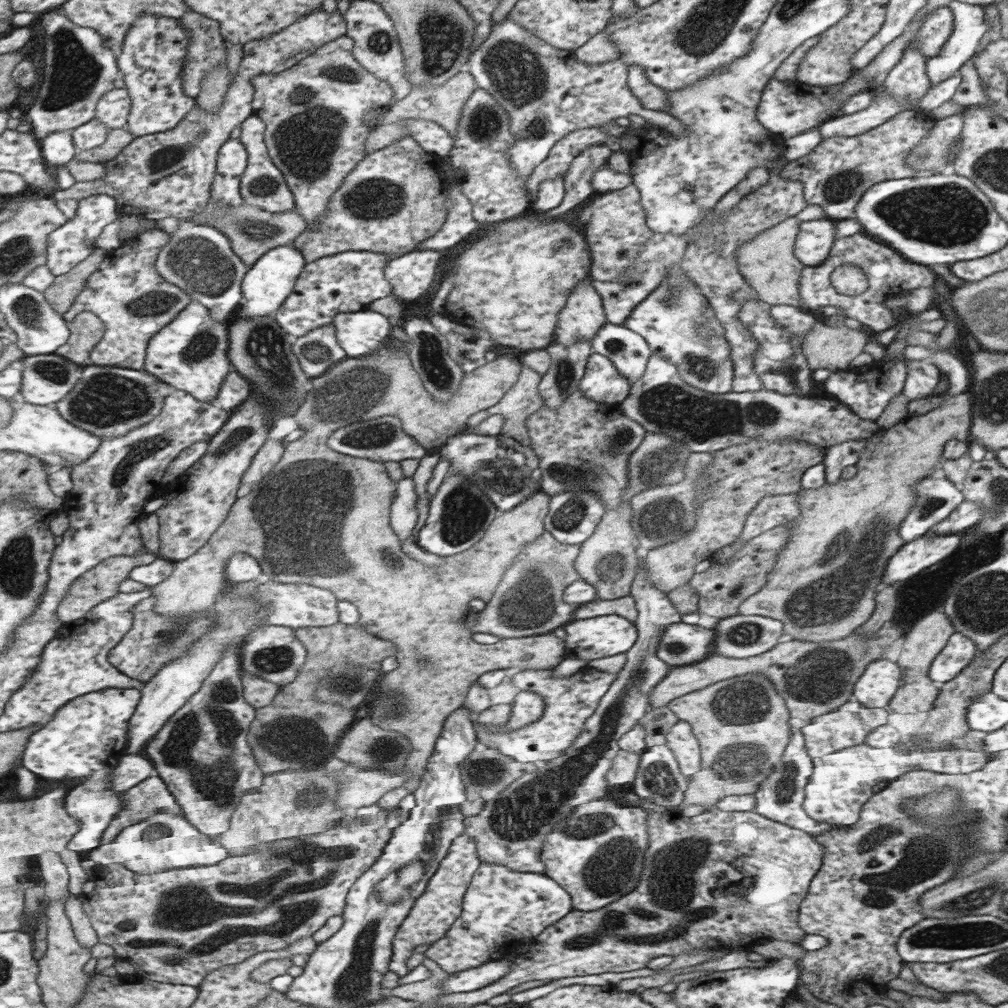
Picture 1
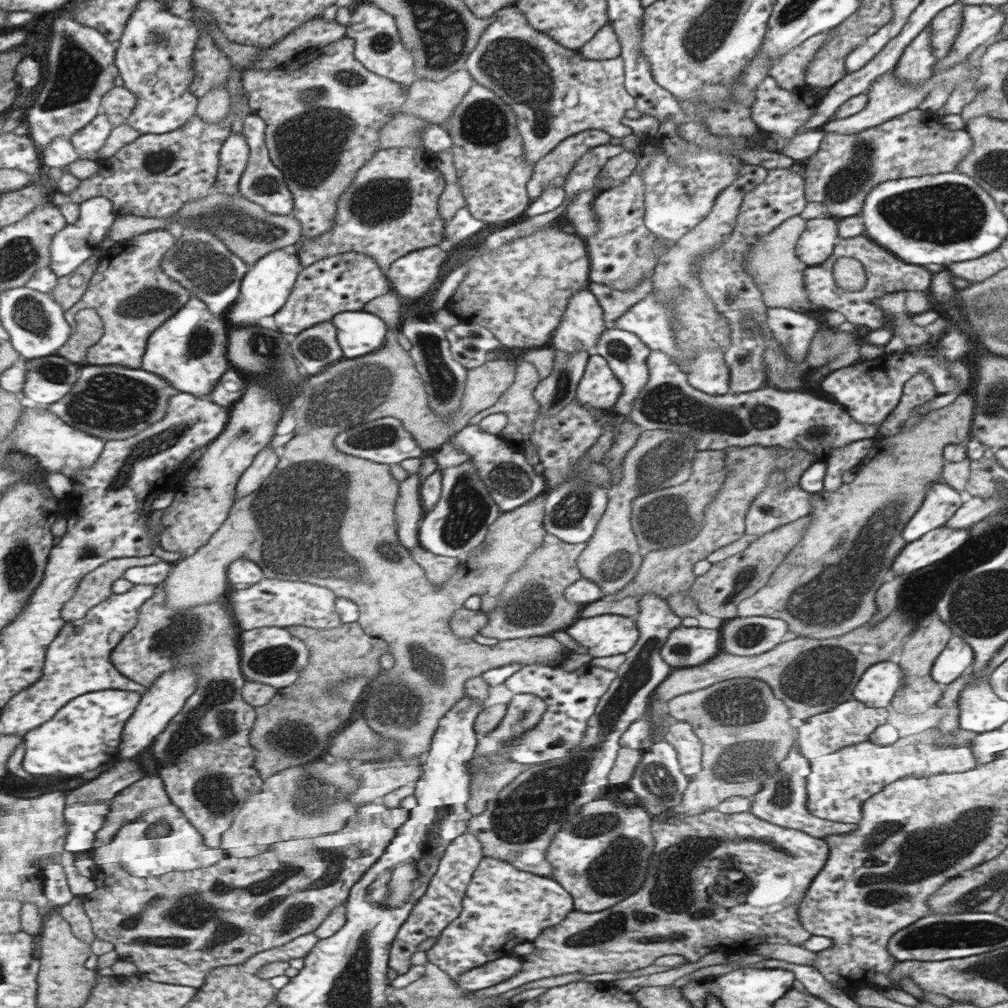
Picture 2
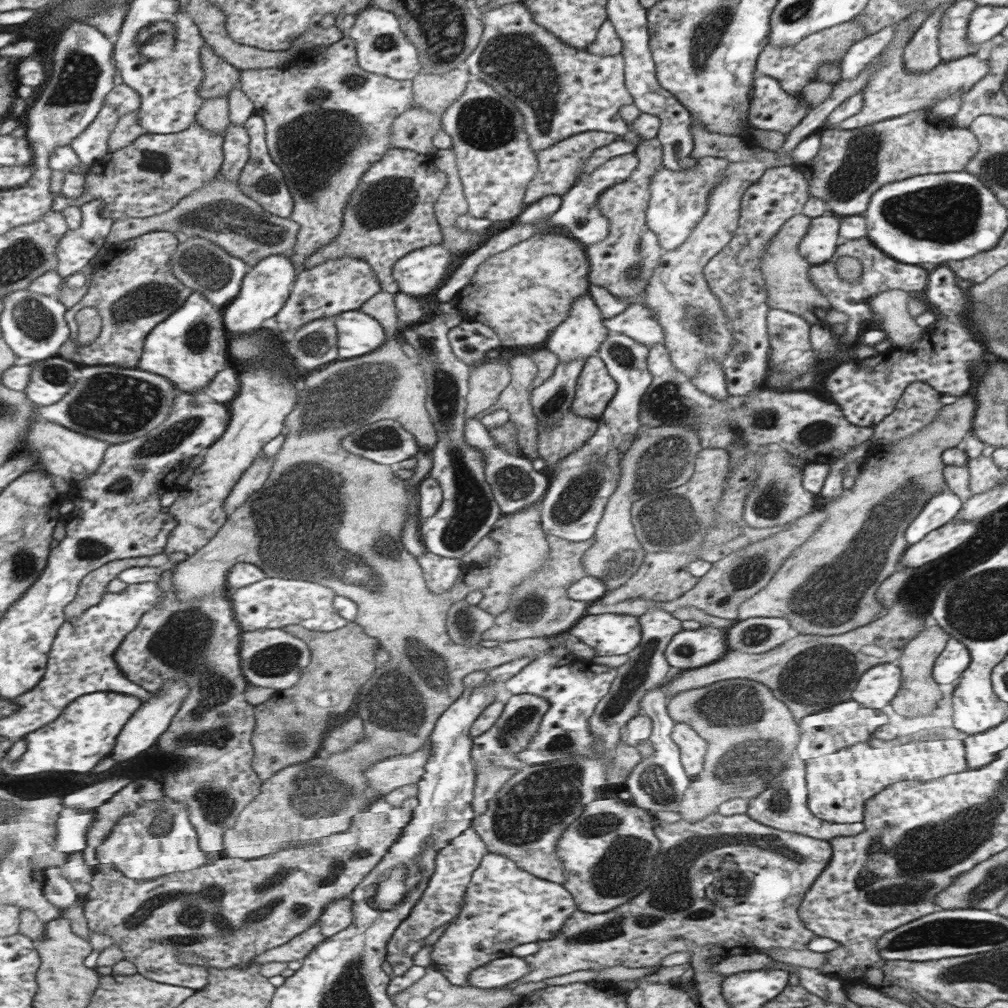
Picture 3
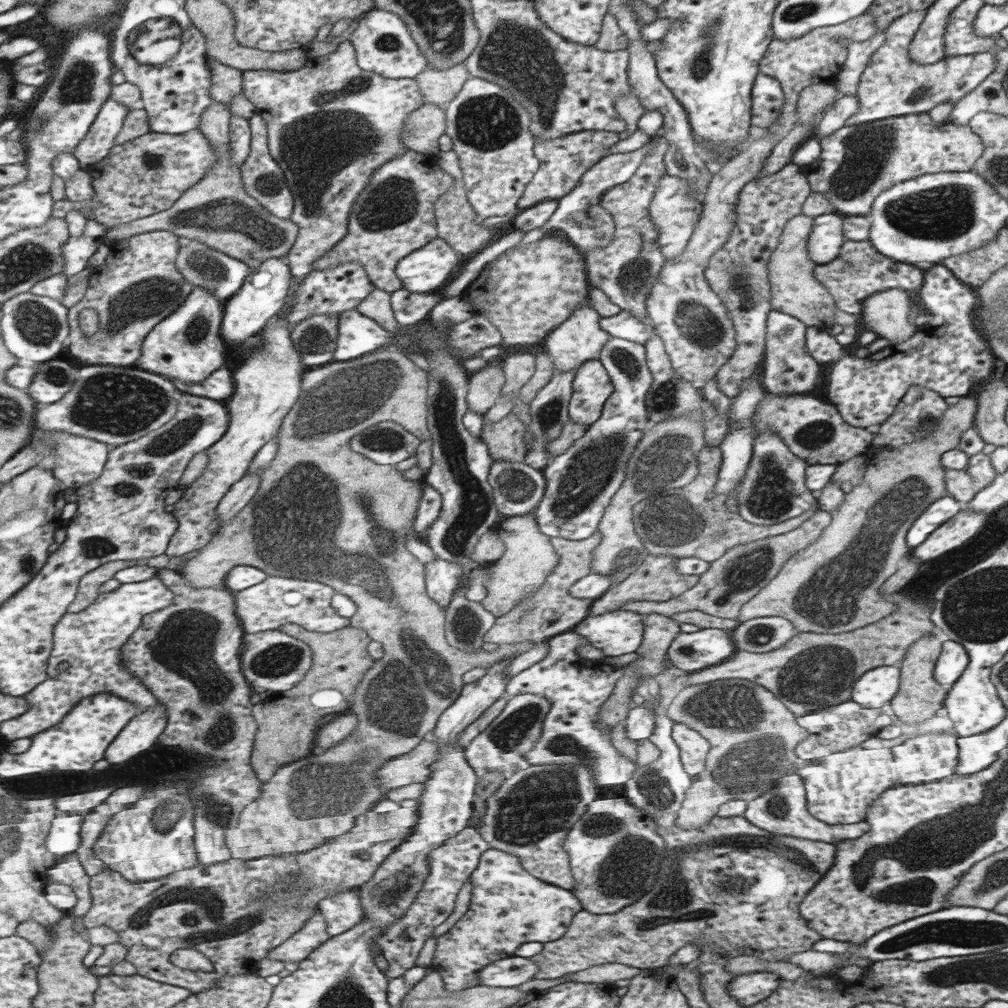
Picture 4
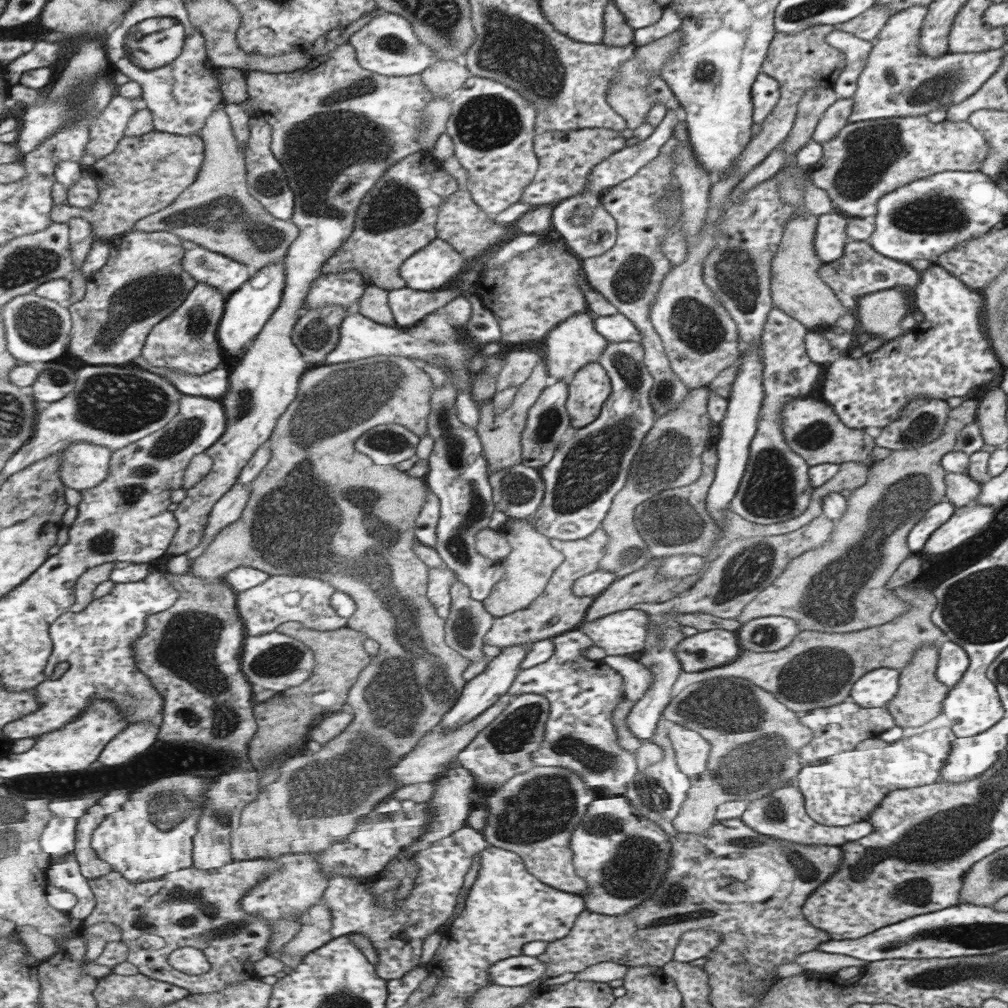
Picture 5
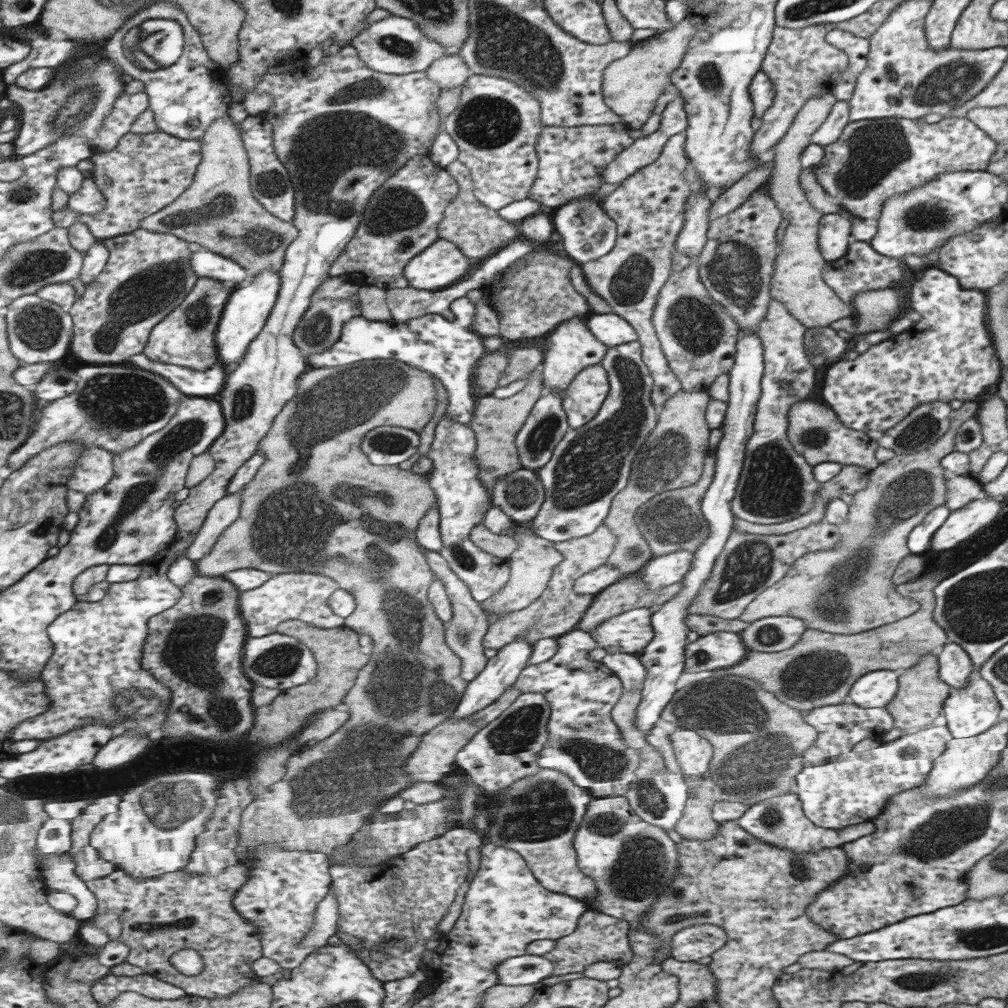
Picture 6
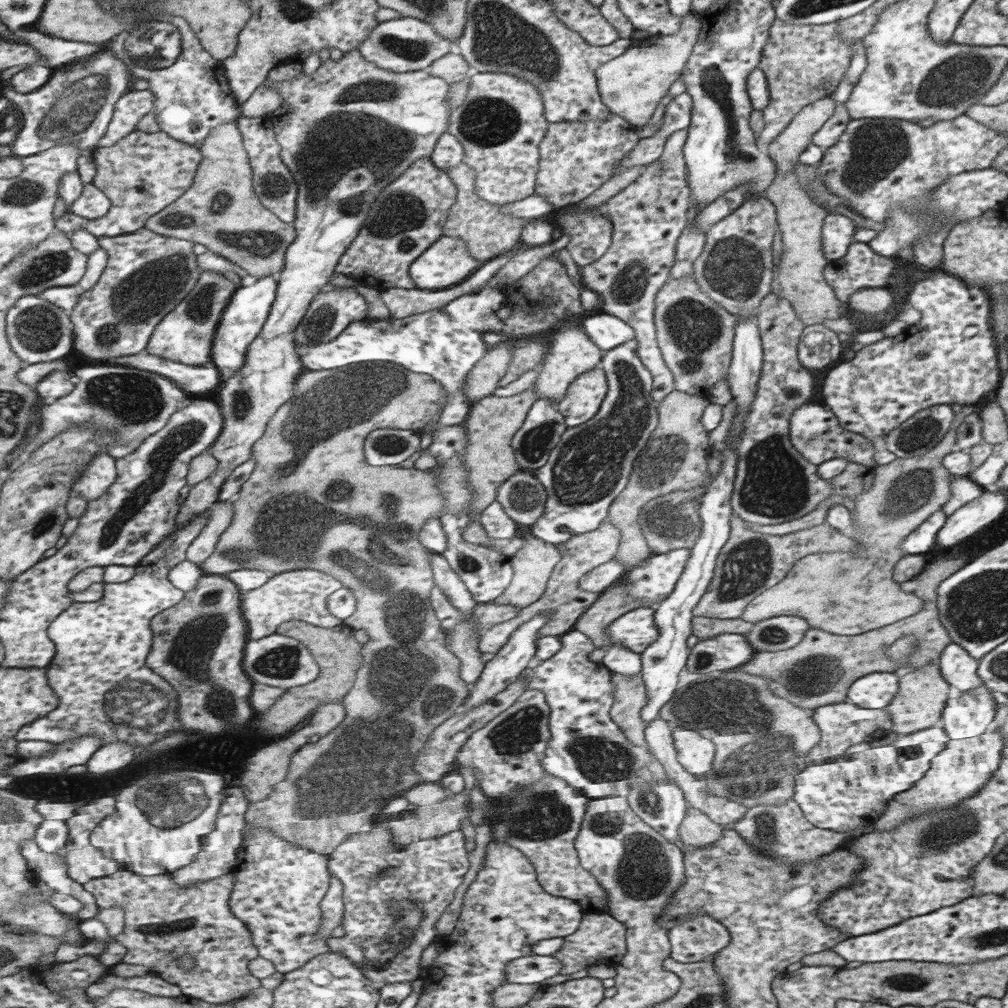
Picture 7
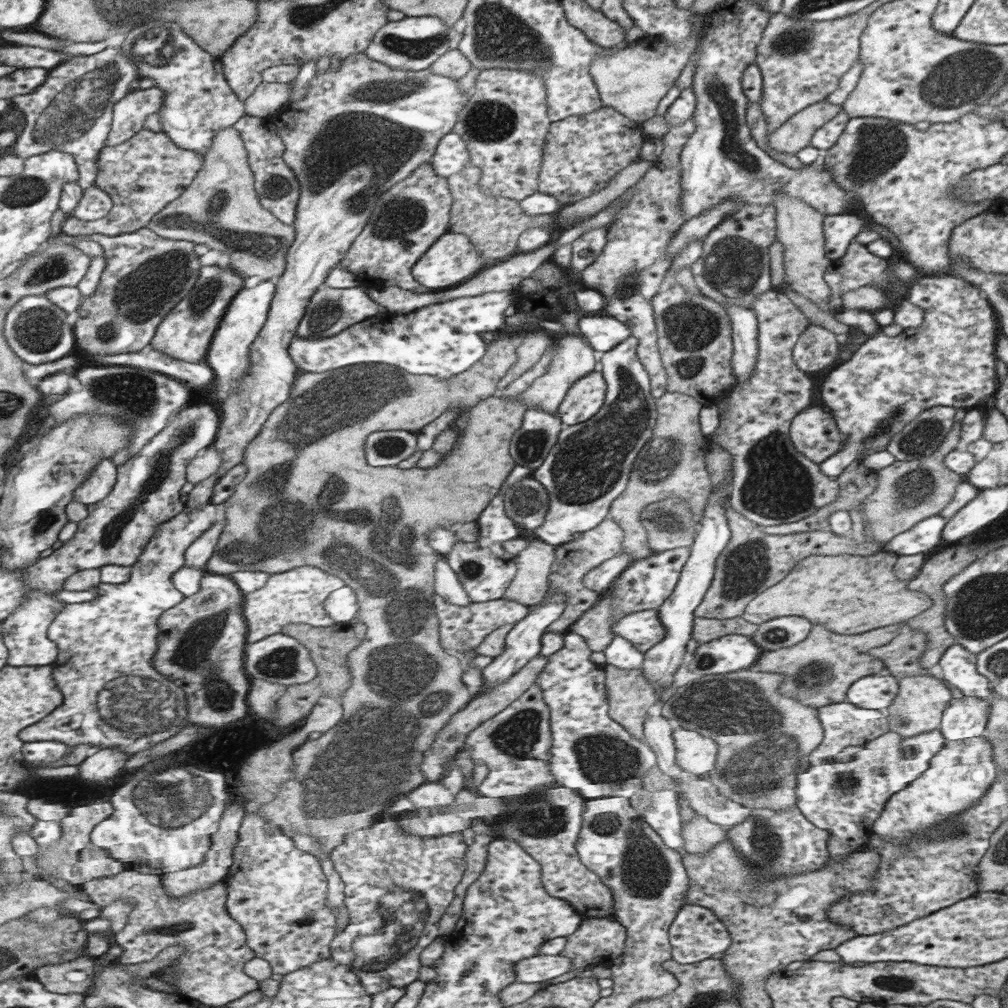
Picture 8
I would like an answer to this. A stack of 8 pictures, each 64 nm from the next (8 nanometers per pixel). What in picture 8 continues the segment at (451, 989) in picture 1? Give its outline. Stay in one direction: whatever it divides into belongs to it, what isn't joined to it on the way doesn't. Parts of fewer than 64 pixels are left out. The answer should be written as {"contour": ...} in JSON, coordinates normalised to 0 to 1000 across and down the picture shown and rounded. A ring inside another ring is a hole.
{"contour":[[[527,948],[527,952],[517,952],[511,956],[511,968],[513,974],[519,976],[533,976],[533,974],[545,974],[561,964],[568,962],[568,954],[561,948]]]}

